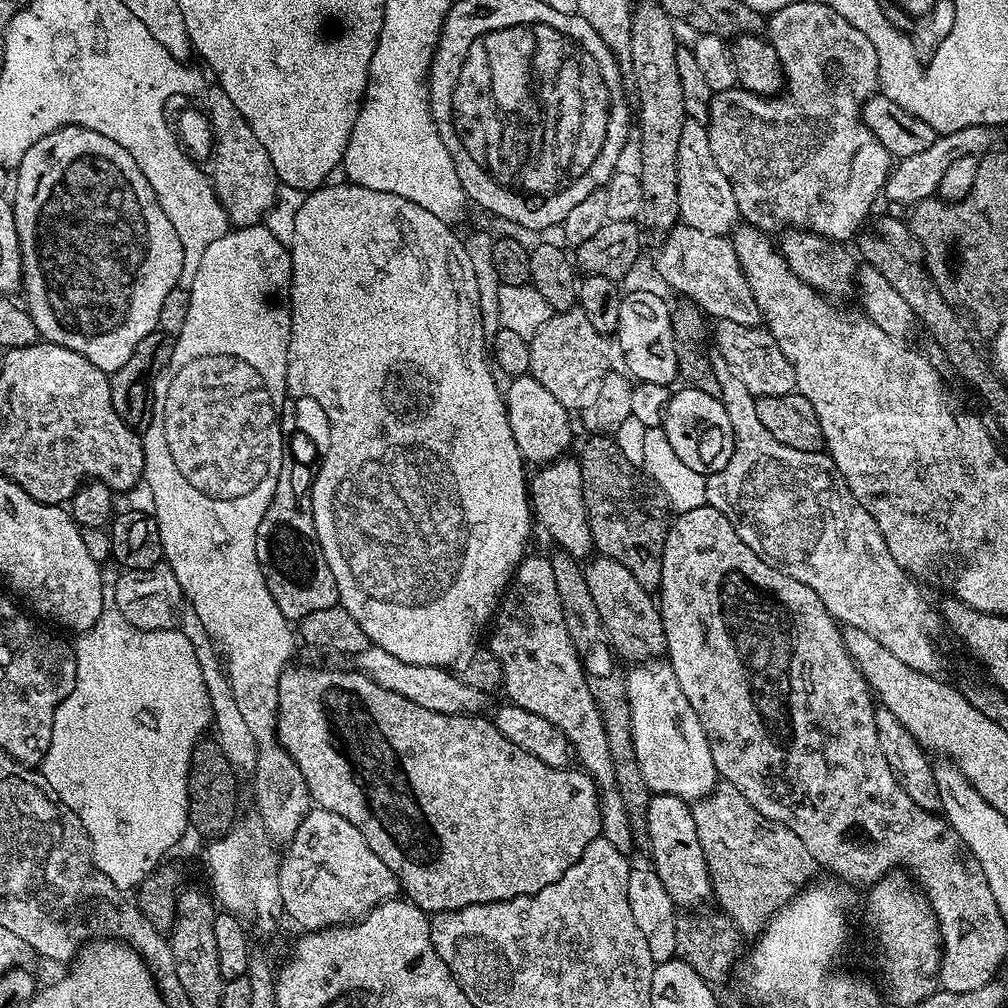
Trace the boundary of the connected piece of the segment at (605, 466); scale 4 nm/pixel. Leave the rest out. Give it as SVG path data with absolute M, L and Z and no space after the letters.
M612 436L587 437L584 449L578 453L582 470L582 494L588 511L588 521L592 531L592 543L595 551L601 556L614 558L614 562L622 562L630 574L634 574L638 586L655 593L662 578L662 554L664 543L670 527L670 508L656 484L615 444Z

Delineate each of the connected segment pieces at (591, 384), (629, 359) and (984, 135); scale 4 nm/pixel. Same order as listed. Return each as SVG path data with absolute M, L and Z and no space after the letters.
M579 307L555 313L530 341L528 371L534 379L542 382L542 386L546 386L546 390L550 390L550 394L554 394L554 398L558 398L558 402L562 402L564 408L585 408L590 406L602 387L602 378L610 371L608 340L605 333L590 326L590 318L586 318Z
M632 292L623 297L618 310L618 326L615 335L620 336L620 352L624 355L623 367L633 381L671 385L678 376L676 343L672 329L672 313L656 292Z
M975 124L966 126L957 132L945 132L937 135L936 140L927 150L905 156L893 167L888 174L888 181L884 183L883 195L889 196L896 204L908 204L907 206L915 206L924 200L933 199L938 193L939 182L945 176L949 165L953 165L958 158L979 157L993 147L992 132L991 127Z

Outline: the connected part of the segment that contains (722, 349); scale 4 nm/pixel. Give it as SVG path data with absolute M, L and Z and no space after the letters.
M716 320L714 324L714 348L715 344L715 351L722 358L726 358L726 362L732 367L734 374L738 374L738 378L742 378L746 390L750 390L752 396L757 398L781 396L796 391L794 366L790 366L786 354L782 354L778 342L774 342L774 338L767 328Z

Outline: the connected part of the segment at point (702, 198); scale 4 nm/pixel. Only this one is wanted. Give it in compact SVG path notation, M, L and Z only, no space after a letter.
M685 119L678 137L678 210L681 224L706 235L727 237L741 219L734 190L718 162L714 162L707 127L698 120Z

